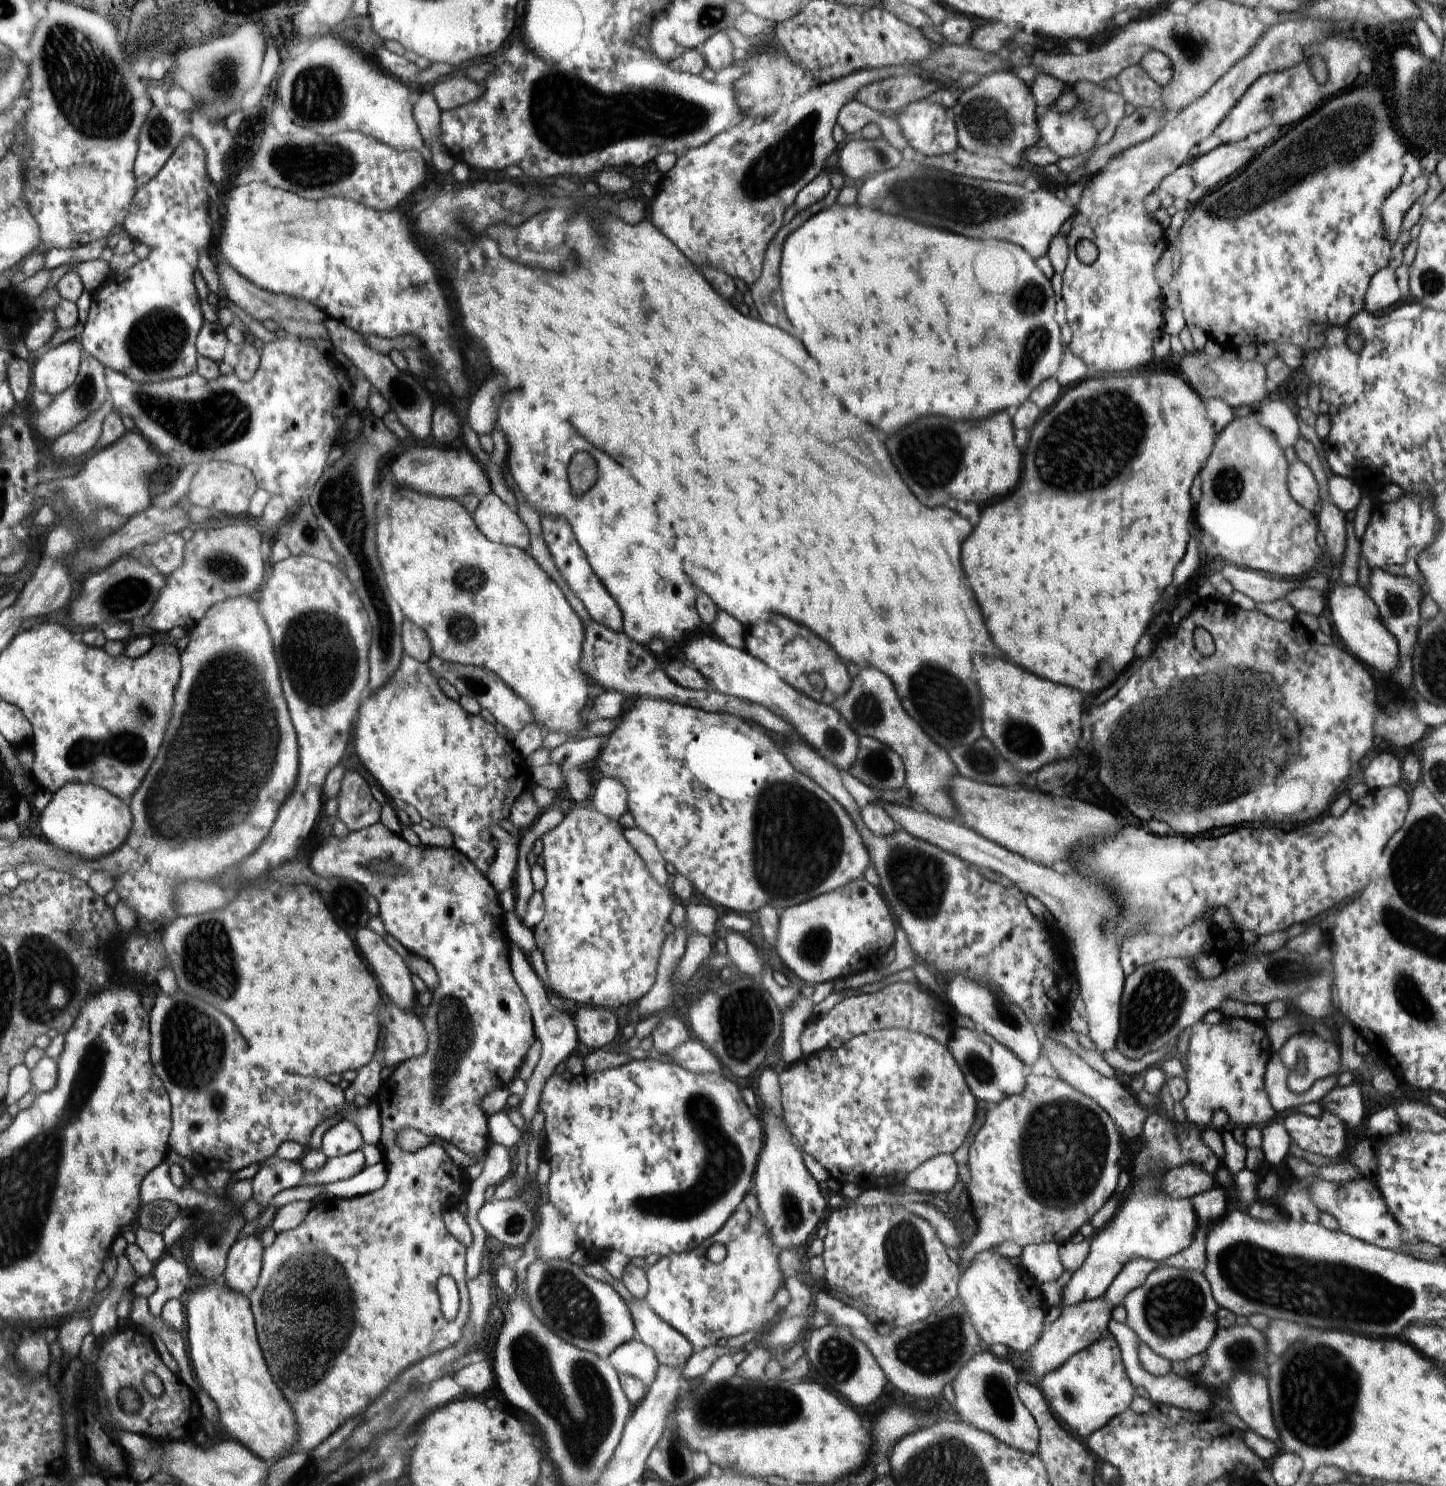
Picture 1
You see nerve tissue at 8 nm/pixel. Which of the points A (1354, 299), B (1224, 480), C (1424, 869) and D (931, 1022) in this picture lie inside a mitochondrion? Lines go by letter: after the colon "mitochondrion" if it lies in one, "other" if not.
A: other
B: mitochondrion
C: mitochondrion
D: other

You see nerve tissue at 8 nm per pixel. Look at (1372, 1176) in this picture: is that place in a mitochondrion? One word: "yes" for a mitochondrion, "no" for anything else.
no

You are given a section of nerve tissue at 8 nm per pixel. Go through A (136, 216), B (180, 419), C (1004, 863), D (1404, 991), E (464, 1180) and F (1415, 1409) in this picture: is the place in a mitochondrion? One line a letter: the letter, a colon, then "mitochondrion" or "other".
A: other
B: mitochondrion
C: other
D: mitochondrion
E: other
F: other

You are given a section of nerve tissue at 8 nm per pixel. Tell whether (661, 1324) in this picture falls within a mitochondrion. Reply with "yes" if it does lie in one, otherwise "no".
no

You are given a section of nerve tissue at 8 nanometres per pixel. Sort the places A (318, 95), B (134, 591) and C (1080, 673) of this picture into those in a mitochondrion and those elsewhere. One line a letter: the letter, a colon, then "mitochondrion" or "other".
A: mitochondrion
B: mitochondrion
C: other

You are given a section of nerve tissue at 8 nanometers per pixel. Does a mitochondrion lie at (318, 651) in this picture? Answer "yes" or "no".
yes

